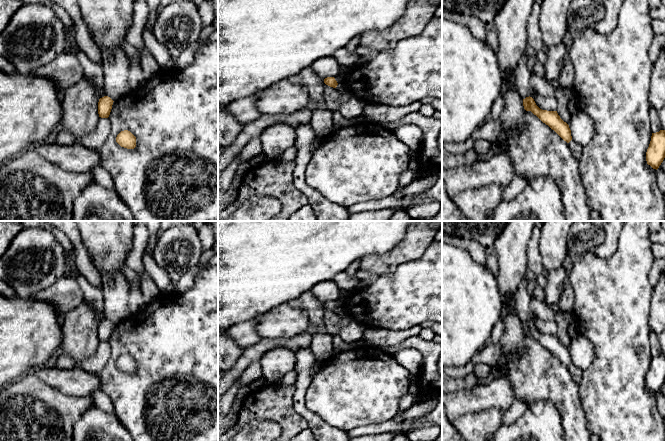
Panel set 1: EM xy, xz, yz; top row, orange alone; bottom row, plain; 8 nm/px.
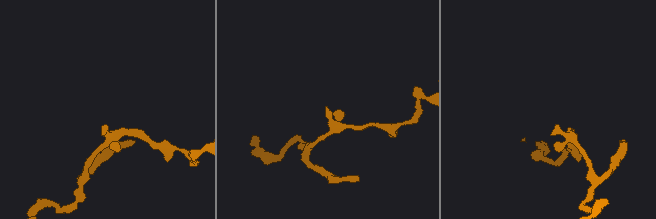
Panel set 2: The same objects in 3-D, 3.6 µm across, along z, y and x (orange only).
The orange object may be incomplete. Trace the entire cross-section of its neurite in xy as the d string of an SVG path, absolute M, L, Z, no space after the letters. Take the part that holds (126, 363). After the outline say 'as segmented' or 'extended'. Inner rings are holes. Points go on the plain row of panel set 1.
M128 354L121 355L116 361L116 366L127 373L136 371L136 361Z; as segmented

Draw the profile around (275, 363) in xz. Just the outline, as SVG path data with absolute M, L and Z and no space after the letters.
M273 348L260 359L262 376L270 383L277 383L286 373L294 370L296 352L288 348Z

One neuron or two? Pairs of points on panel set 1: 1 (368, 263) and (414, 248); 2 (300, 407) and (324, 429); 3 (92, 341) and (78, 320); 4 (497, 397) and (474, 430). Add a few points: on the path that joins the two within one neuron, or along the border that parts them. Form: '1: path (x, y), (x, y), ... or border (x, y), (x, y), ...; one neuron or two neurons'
1: path (379, 263), (386, 263), (403, 252); one neuron
2: path (306, 413), (319, 424); one neuron
3: path (87, 336), (81, 330), (81, 325); one neuron
4: border (503, 411), (488, 409), (470, 412), (466, 415); two neurons

